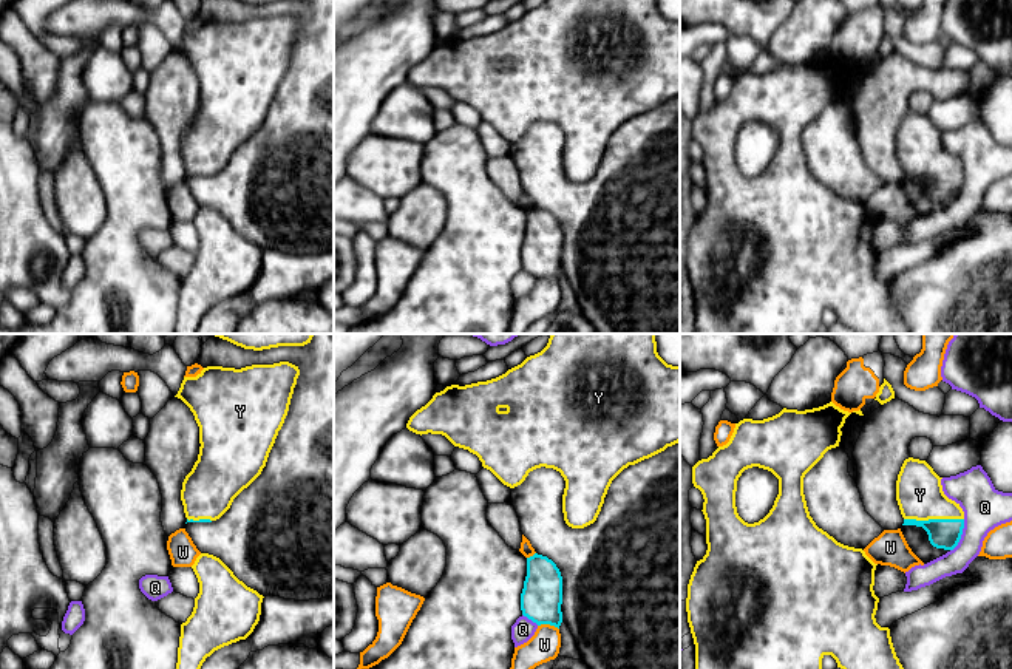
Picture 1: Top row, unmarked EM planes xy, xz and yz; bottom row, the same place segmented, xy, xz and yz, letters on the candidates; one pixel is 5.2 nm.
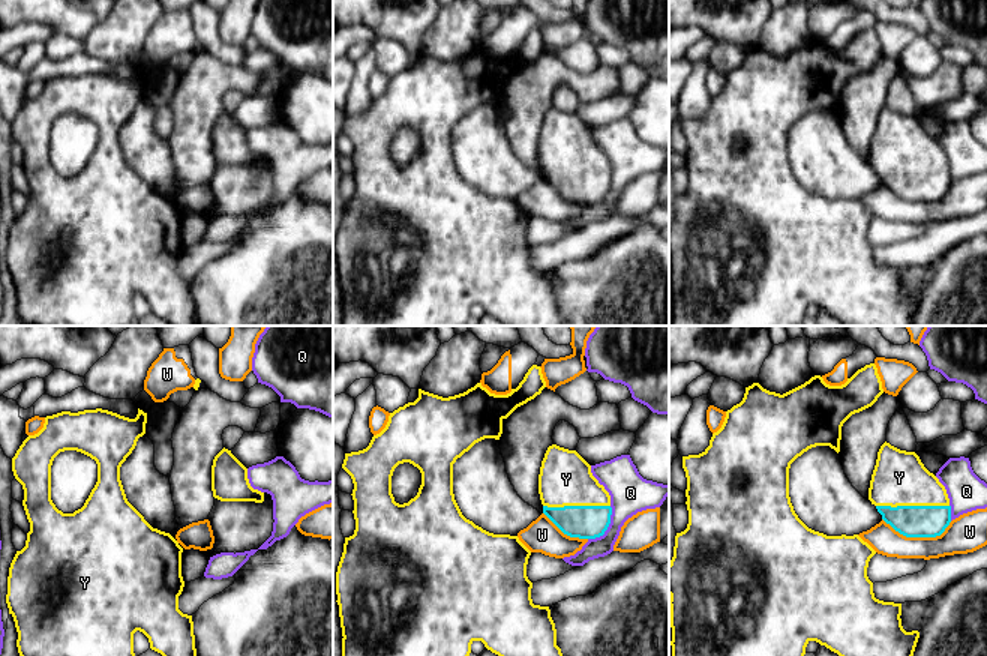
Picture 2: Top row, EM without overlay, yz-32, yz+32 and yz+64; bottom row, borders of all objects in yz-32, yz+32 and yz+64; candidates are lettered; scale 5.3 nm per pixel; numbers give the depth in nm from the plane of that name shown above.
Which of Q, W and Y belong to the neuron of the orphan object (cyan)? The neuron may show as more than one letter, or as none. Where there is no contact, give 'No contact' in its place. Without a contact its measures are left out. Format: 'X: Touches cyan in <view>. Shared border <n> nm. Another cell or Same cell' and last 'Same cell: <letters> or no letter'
Q: Touches cyan in yz. Shared border 180 nm. Another cell
W: Touches cyan in xz. Shared border 110 nm. Another cell
Y: Touches cyan in yz. Shared border 320 nm. Same cell
Same cell: Y

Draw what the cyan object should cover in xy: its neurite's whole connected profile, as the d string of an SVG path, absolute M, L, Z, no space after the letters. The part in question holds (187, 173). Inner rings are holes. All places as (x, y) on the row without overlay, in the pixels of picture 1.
M280 15L241 23L207 20L196 31L184 31L175 51L193 66L201 97L198 114L181 144L187 176L219 173L233 153L261 128L287 70L298 29L298 20Z

